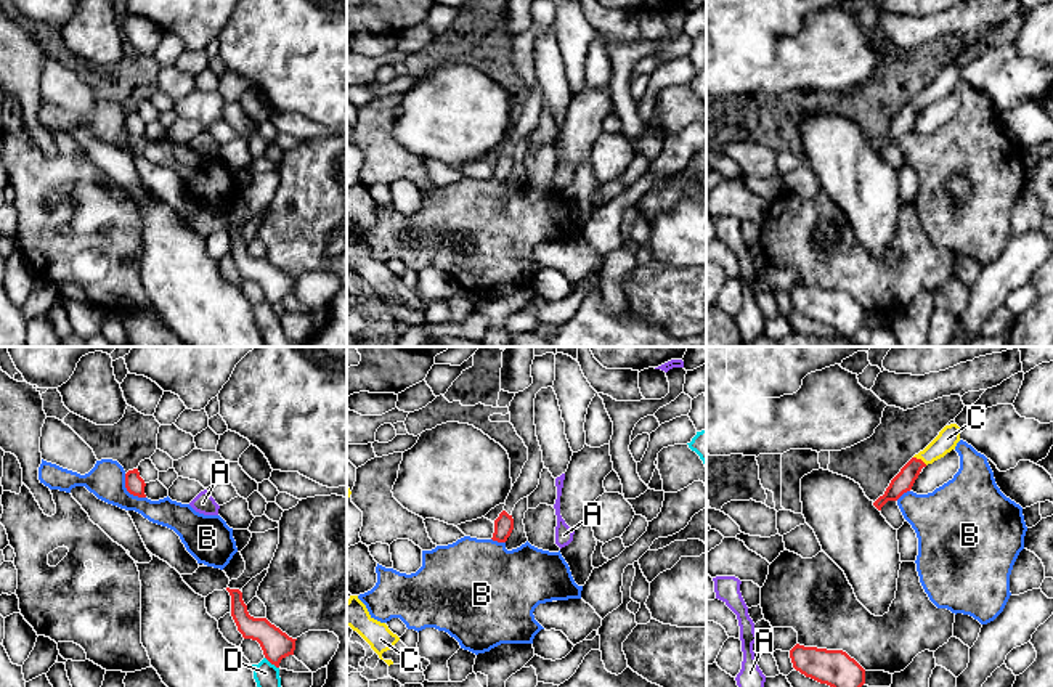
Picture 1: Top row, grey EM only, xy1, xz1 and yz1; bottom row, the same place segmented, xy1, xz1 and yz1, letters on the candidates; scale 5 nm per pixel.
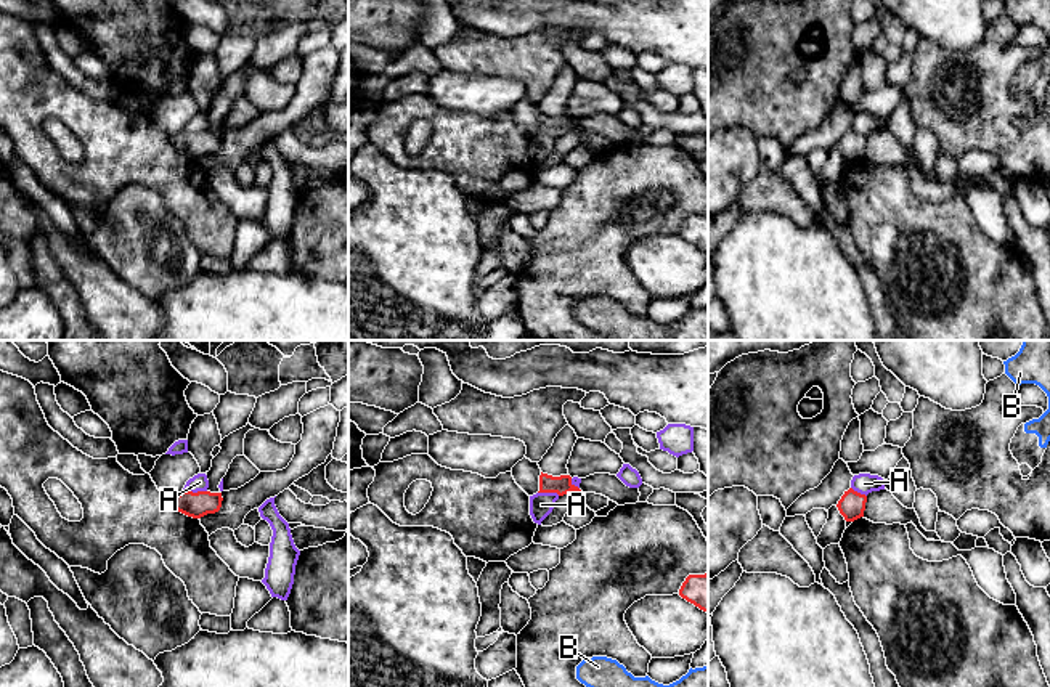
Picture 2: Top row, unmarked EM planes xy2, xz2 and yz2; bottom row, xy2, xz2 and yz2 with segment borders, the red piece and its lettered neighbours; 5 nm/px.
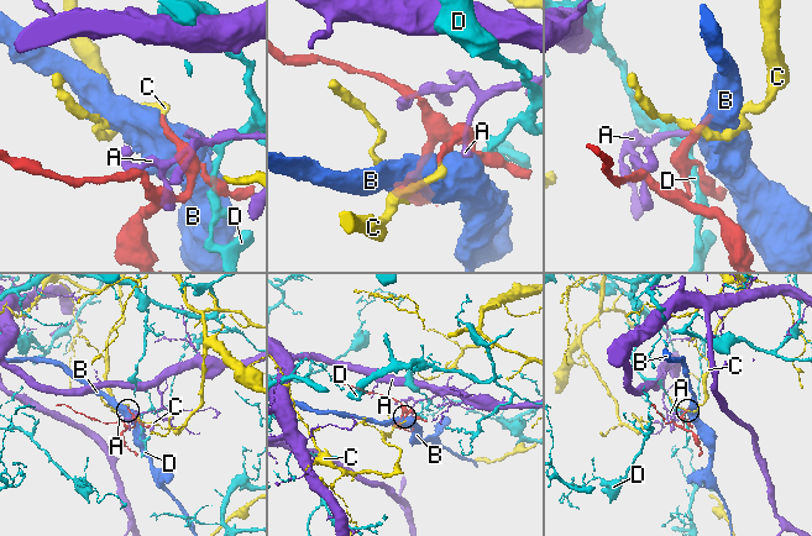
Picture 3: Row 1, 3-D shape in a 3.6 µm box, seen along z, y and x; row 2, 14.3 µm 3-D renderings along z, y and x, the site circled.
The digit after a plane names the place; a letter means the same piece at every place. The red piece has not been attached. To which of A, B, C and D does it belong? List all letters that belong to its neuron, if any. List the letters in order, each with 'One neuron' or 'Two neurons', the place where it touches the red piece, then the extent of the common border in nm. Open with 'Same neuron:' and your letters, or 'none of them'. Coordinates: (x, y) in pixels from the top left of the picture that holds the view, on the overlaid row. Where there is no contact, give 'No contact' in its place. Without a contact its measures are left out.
Same neuron: C
A: Two neurons. Touches red at xy2 (195, 493). Shared border 120 nm
B: Two neurons. Touches red at xy1 (129, 491). Shared border 170 nm
C: One neuron. Touches red at yz1 (920, 459). Shared border 80 nm
D: Two neurons. Touches red at xy1 (272, 663). Shared border 90 nm

